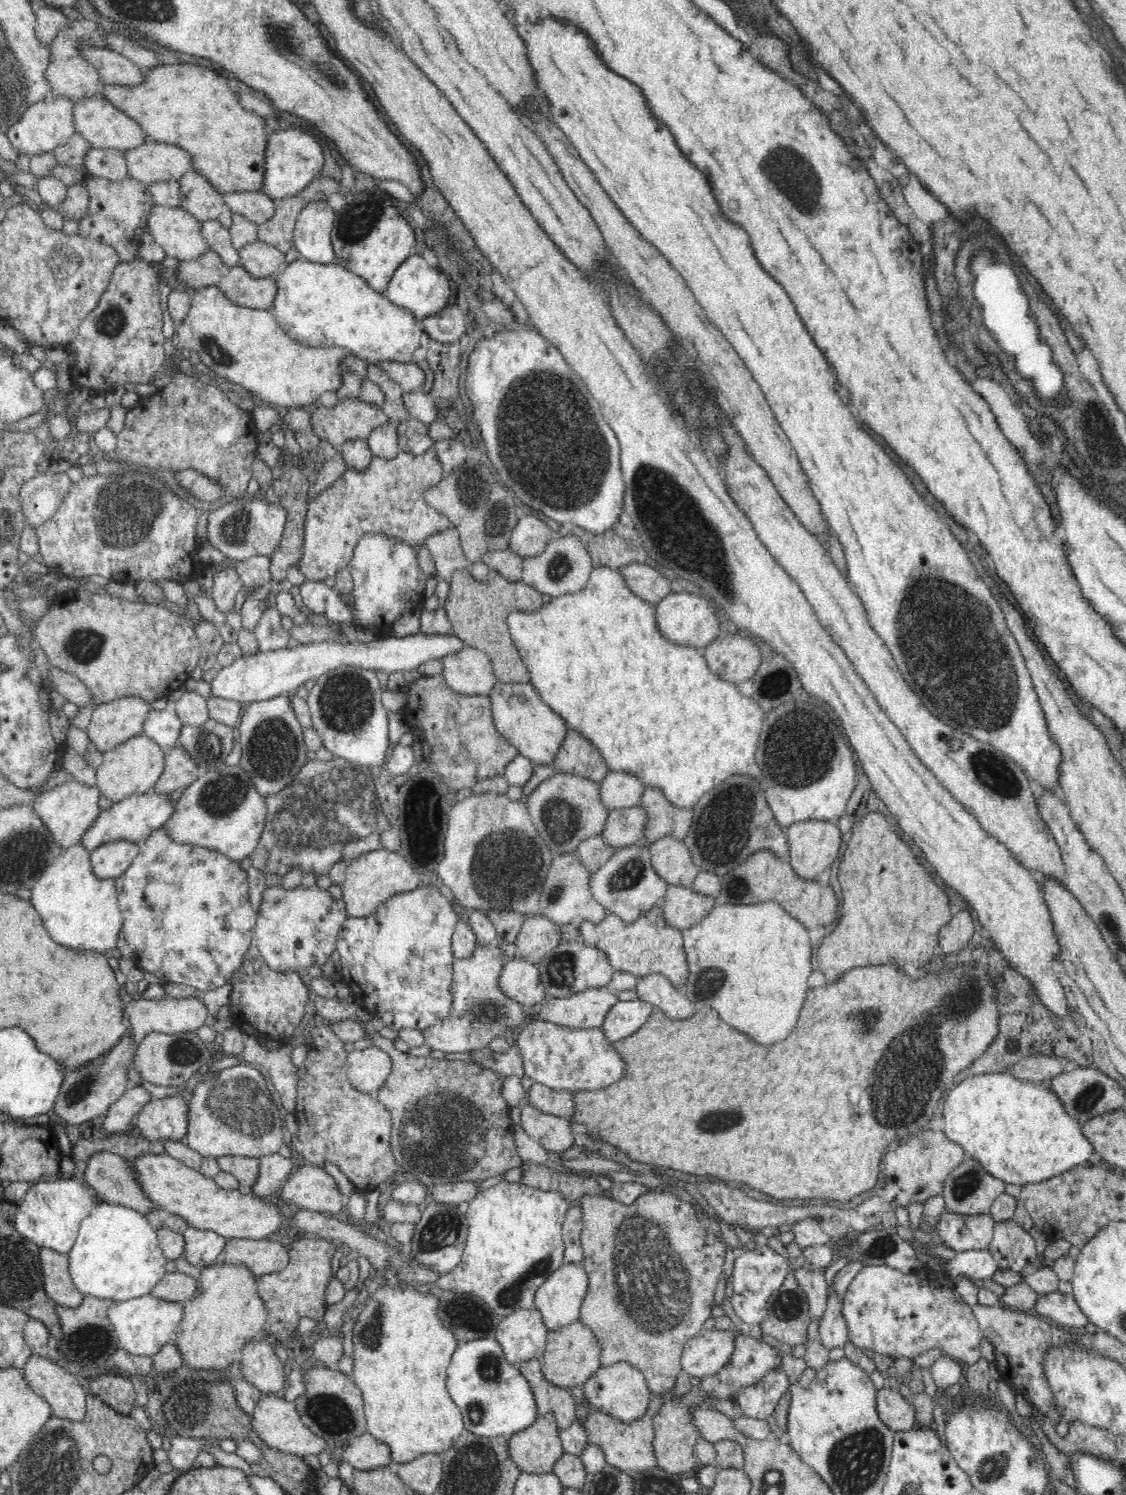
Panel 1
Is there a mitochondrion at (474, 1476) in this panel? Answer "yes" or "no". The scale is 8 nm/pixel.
yes

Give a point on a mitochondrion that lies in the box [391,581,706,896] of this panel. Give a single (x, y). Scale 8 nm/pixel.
(555, 813)

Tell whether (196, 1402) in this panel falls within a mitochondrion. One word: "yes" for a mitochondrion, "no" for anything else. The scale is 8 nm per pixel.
yes

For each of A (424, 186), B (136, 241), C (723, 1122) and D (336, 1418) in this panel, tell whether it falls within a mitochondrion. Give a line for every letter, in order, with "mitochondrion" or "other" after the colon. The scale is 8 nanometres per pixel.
A: other
B: other
C: mitochondrion
D: mitochondrion

